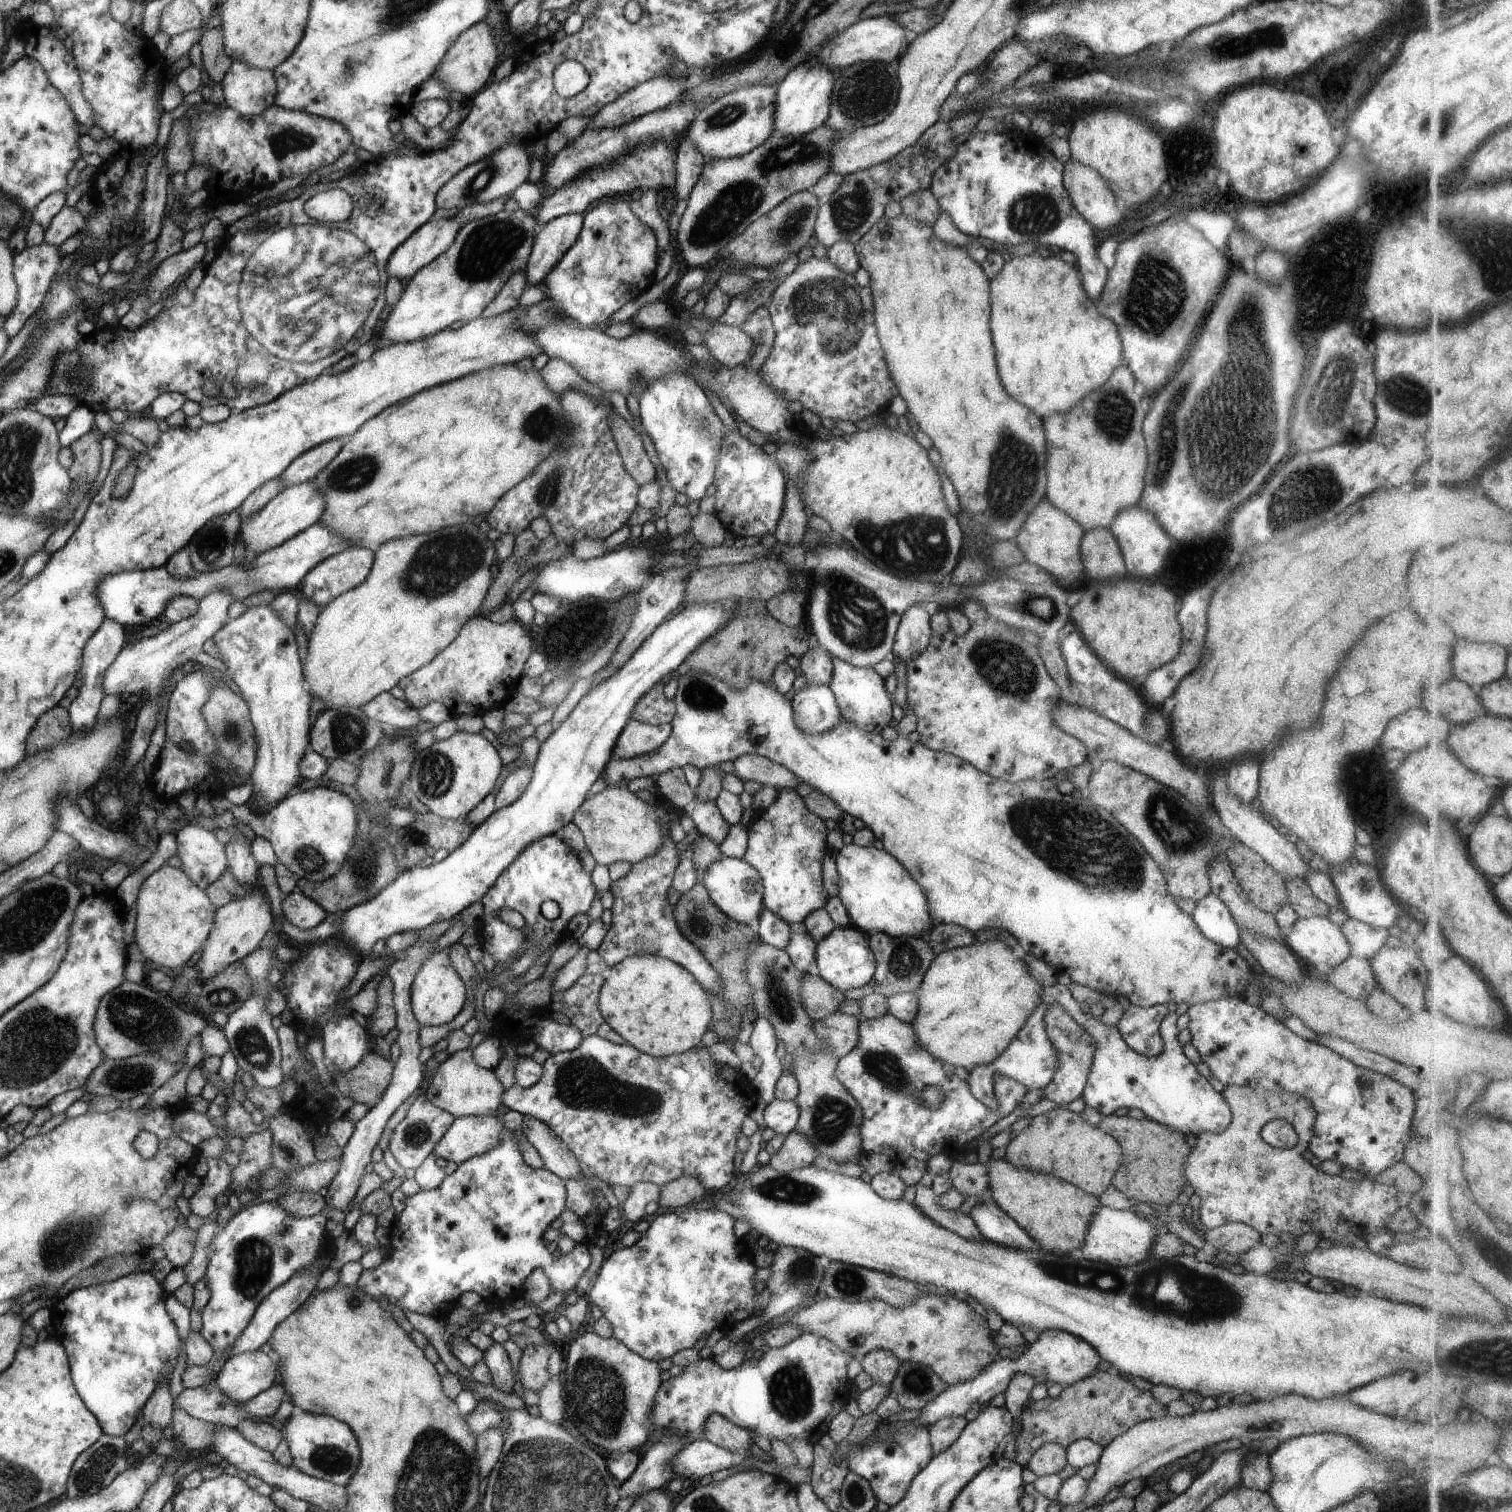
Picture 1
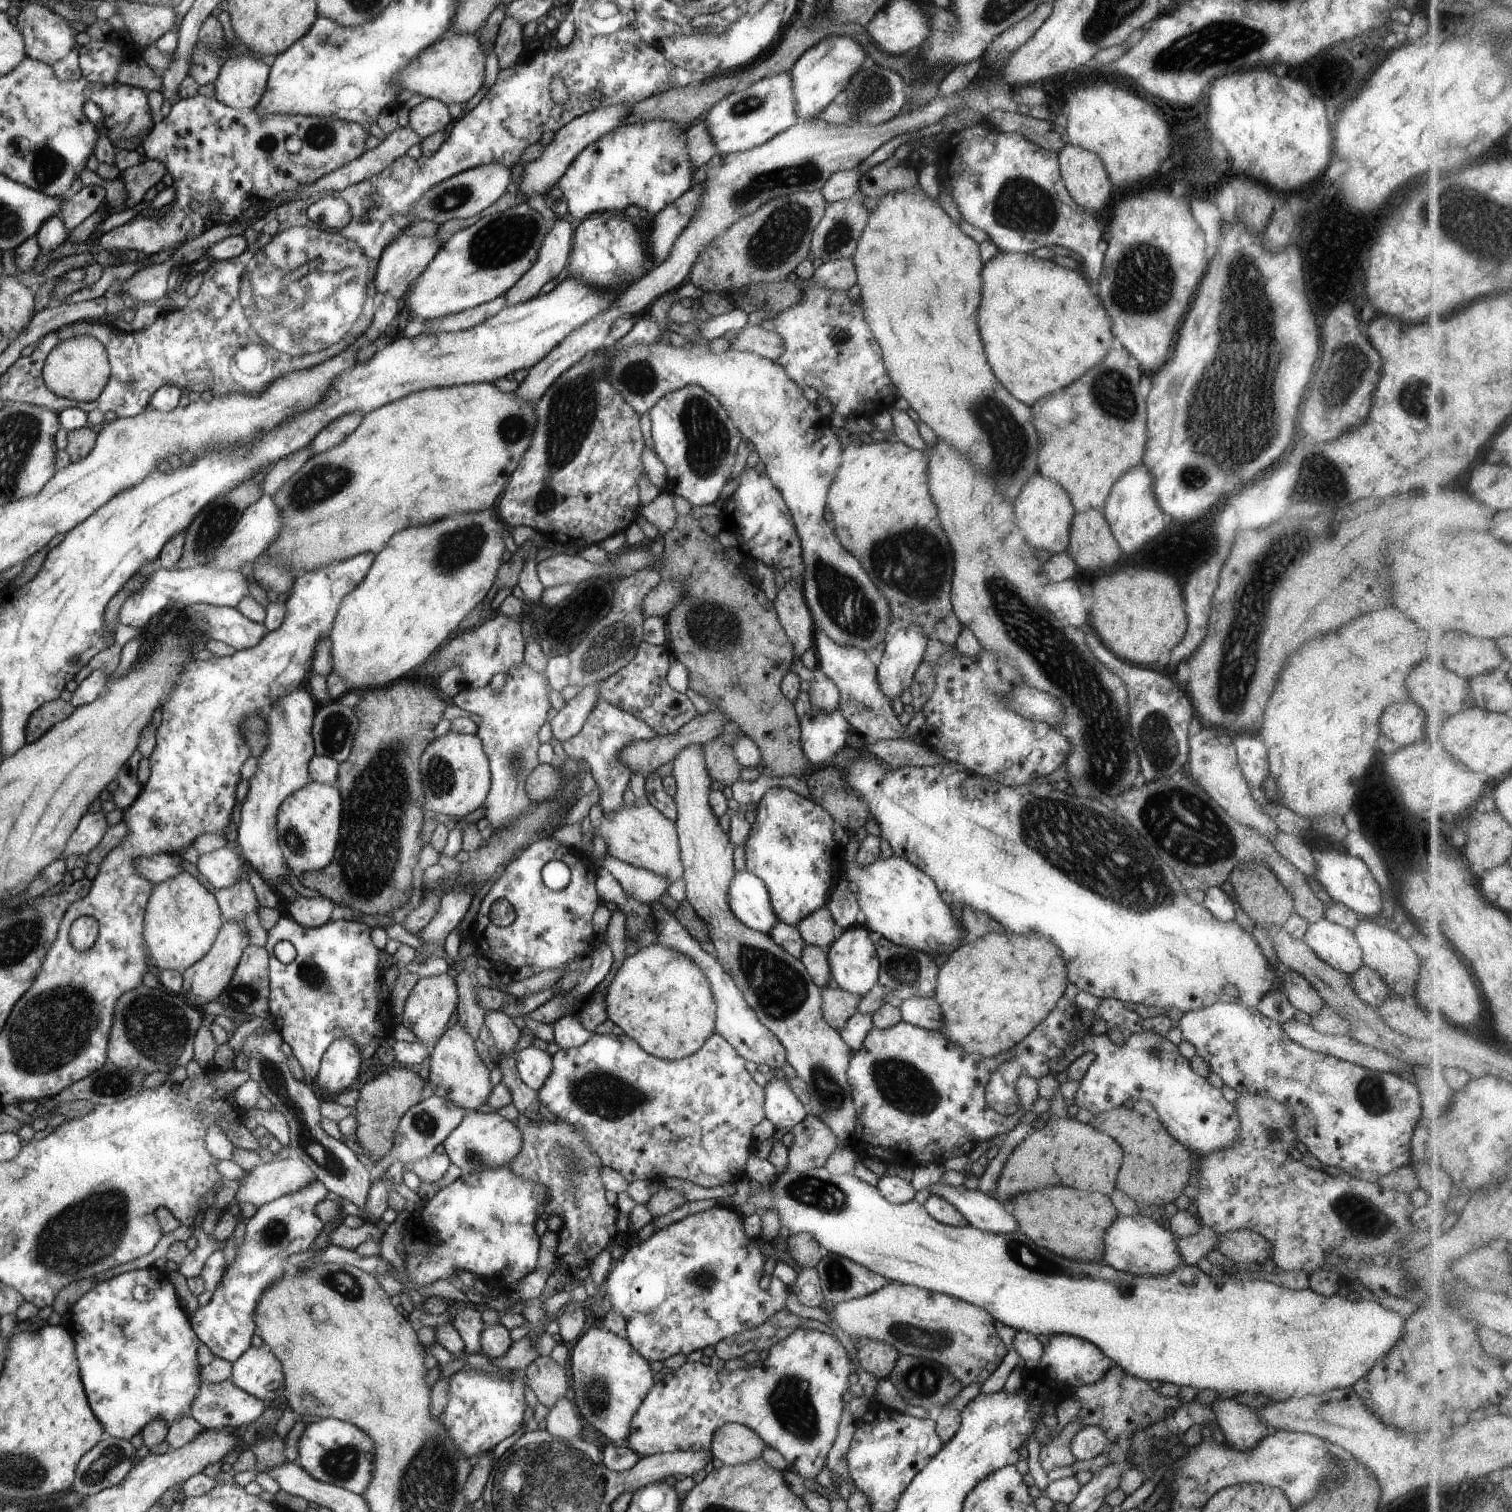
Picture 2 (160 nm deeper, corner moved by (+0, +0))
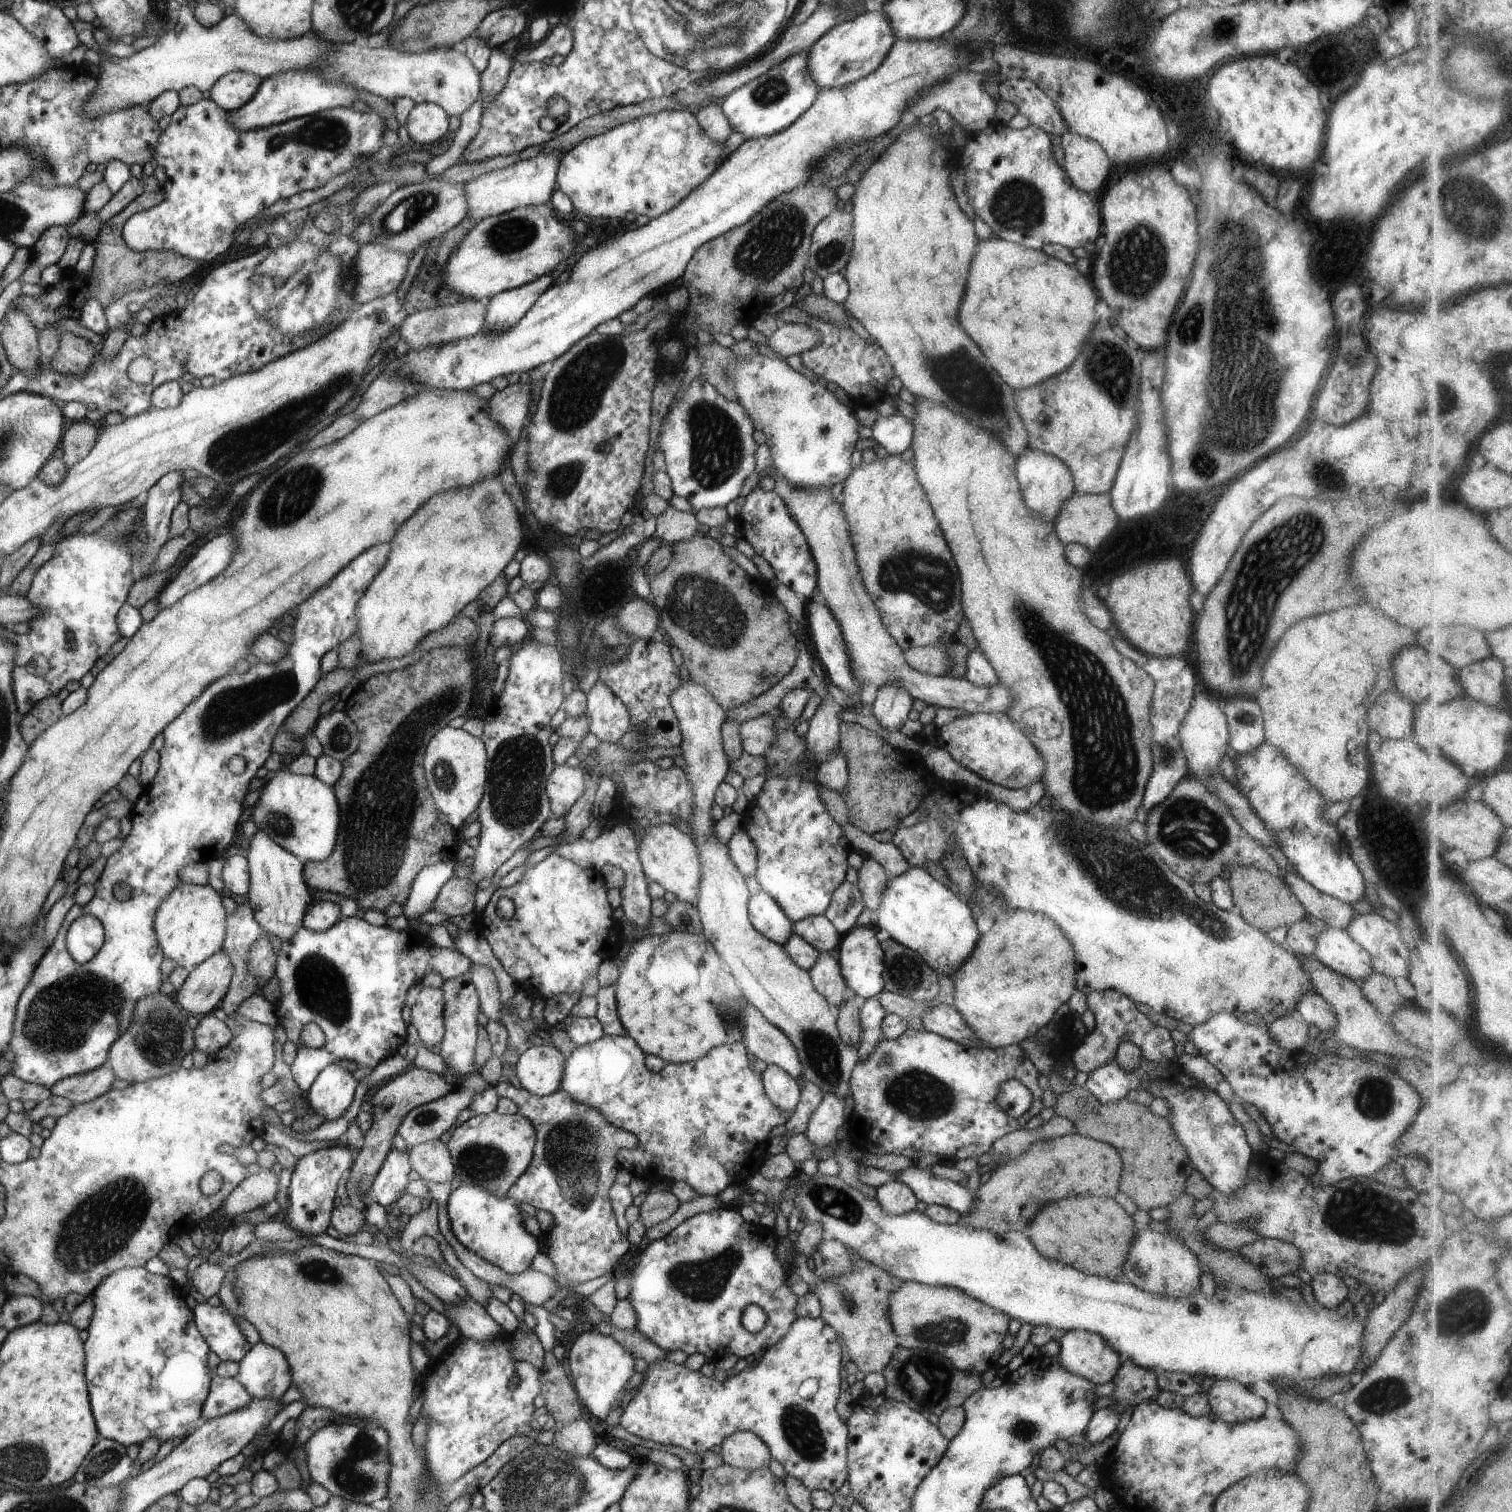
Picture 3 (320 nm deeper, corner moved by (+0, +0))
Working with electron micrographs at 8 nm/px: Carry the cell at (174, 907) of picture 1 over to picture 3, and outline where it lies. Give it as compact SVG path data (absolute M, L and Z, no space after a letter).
M181 882L166 897L155 918L158 946L167 956L170 967L181 966L187 971L196 969L201 962L224 949L227 933L226 910L222 898L210 885L200 886Z

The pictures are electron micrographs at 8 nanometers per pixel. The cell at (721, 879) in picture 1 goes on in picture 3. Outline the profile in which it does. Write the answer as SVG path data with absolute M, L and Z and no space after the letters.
M764 889L751 895L748 903L751 925L762 936L784 946L793 933L793 922Z

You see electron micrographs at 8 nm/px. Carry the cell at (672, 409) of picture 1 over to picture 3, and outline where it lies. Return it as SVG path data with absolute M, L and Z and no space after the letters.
M700 378L691 382L682 402L675 409L669 410L667 415L668 422L658 440L661 442L659 449L664 454L666 472L671 478L674 494L686 498L694 514L702 508L724 508L732 500L736 500L742 492L746 478L754 472L754 452L760 445L759 440L754 438L757 428L748 411L736 400L724 398L712 384Z

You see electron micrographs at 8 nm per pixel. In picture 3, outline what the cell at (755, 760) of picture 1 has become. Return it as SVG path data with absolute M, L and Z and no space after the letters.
M773 712L761 714L741 722L743 752L754 756L764 756L775 740Z

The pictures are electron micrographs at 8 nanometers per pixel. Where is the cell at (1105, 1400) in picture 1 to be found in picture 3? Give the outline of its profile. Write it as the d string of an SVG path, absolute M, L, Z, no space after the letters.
M1130 1359L1121 1362L1112 1381L1116 1384L1112 1395L1117 1404L1110 1407L1119 1414L1119 1418L1126 1406L1134 1405L1136 1408L1141 1402L1156 1401L1160 1393L1157 1373Z

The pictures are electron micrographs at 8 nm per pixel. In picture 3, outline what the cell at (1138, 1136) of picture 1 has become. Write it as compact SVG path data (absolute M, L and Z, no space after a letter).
M1073 1083L1066 1092L1057 1096L1054 1109L1056 1115L1073 1122L1074 1132L1080 1136L1090 1137L1116 1148L1121 1156L1124 1170L1121 1174L1119 1190L1128 1195L1128 1198L1131 1198L1139 1209L1149 1212L1153 1208L1168 1206L1170 1203L1176 1202L1178 1197L1185 1193L1187 1178L1194 1168L1186 1147L1182 1146L1182 1143L1177 1139L1177 1134L1168 1118L1154 1114L1149 1106L1129 1102L1126 1097L1118 1099L1116 1102L1104 1104L1094 1095L1086 1096L1084 1088Z

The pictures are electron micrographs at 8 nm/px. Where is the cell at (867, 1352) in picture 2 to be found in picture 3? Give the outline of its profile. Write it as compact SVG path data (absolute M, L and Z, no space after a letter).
M848 1247L847 1251L851 1260L851 1269L847 1273L830 1278L820 1278L815 1274L816 1288L813 1292L821 1304L819 1316L842 1338L842 1344L858 1370L866 1375L880 1373L900 1345L890 1320L889 1302L891 1294L905 1282L881 1266L863 1259L857 1250Z

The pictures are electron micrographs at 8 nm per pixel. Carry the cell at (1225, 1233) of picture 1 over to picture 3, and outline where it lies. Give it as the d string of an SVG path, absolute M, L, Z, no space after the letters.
M1260 1237L1238 1250L1269 1279L1294 1274L1301 1268L1302 1255L1294 1244L1272 1237Z

